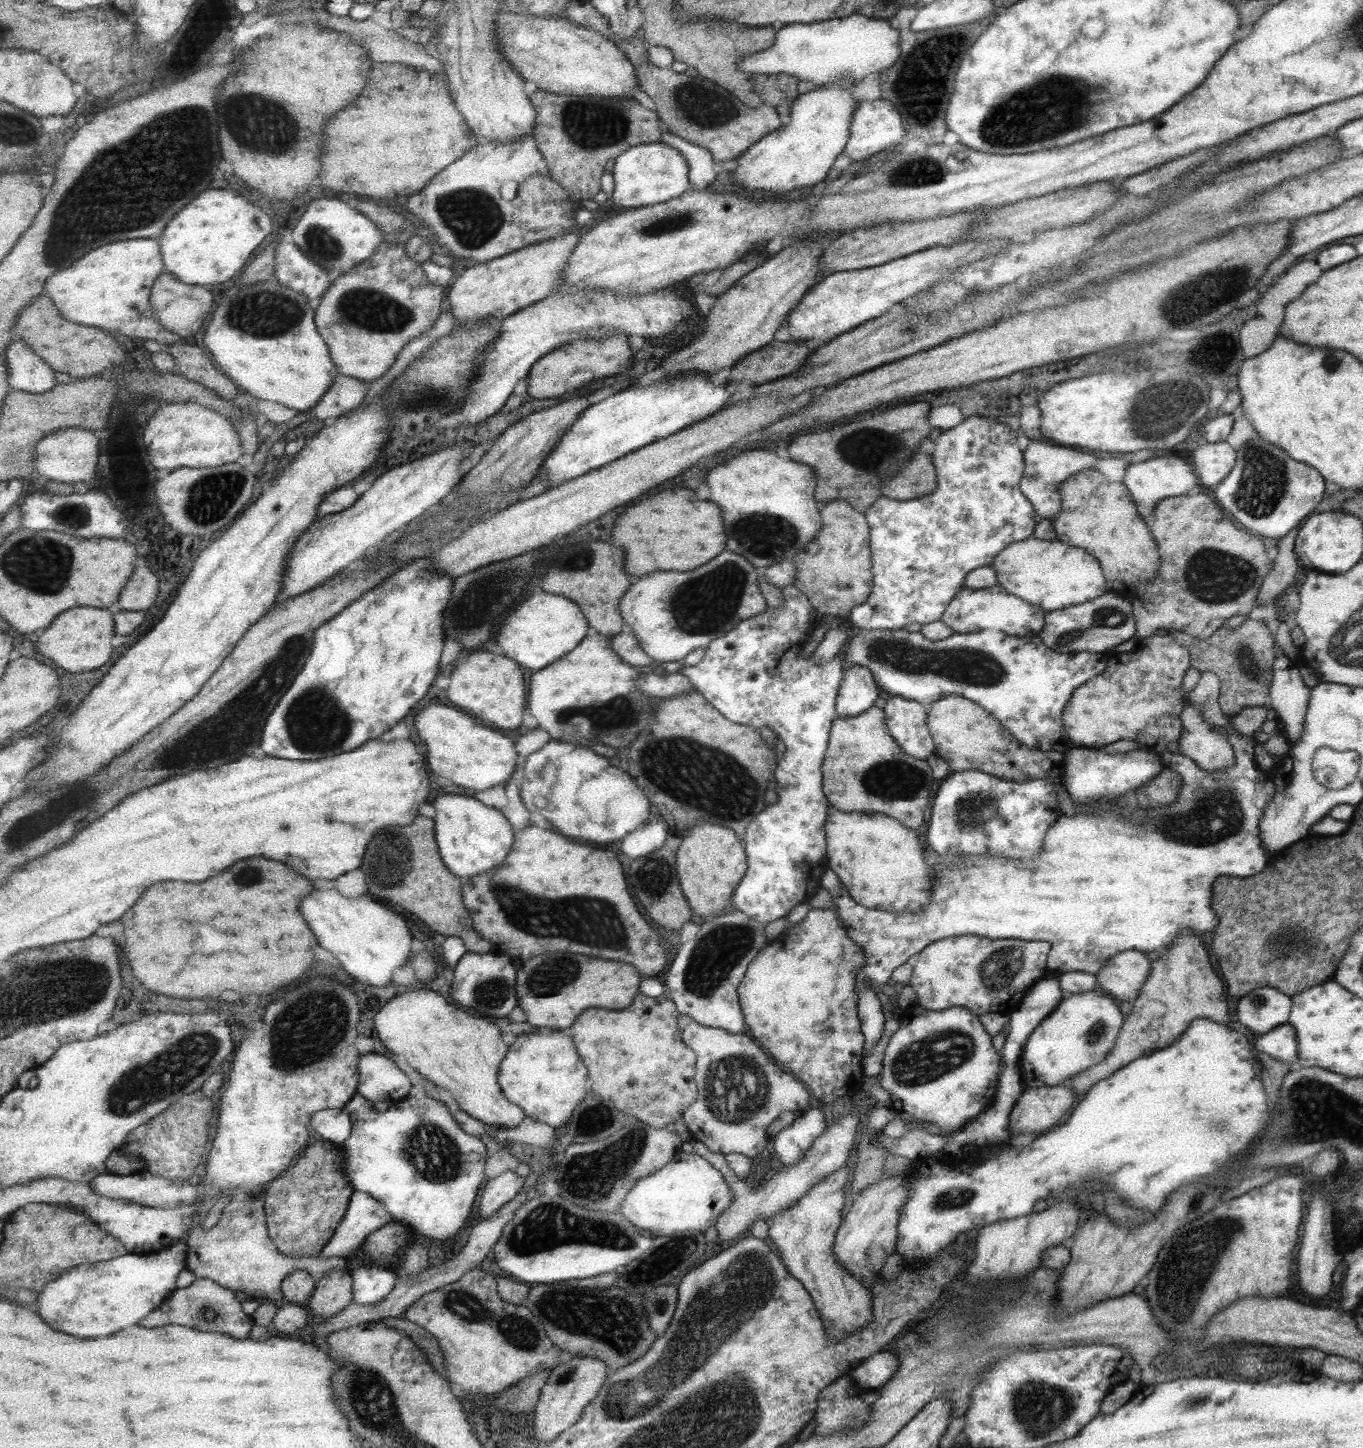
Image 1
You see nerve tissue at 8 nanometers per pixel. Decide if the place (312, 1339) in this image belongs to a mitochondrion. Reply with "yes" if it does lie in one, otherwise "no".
no

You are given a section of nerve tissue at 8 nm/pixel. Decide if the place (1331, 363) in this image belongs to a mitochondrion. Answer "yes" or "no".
yes

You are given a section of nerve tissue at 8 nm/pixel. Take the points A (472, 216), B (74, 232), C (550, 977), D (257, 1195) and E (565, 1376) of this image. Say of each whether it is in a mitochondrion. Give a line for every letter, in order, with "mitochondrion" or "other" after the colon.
A: mitochondrion
B: mitochondrion
C: mitochondrion
D: other
E: mitochondrion

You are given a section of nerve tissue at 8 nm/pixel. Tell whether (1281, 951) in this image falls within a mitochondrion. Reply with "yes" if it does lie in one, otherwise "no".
yes

